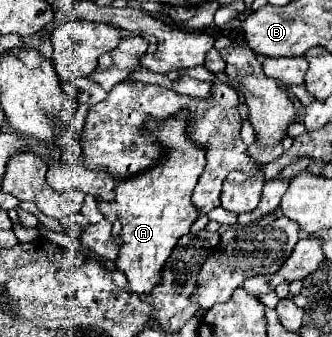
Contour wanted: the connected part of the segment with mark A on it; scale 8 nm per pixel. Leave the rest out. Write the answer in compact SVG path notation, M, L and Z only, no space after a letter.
M179 113L175 121L165 121L153 129L153 137L169 149L169 157L161 161L159 167L149 169L141 177L131 177L129 181L115 183L115 201L99 201L99 211L107 221L121 223L119 255L115 267L127 275L127 291L135 295L151 293L151 289L161 283L161 271L177 245L177 241L189 233L191 223L197 219L197 211L191 205L191 193L205 169L205 151L197 149L187 137L185 113Z

